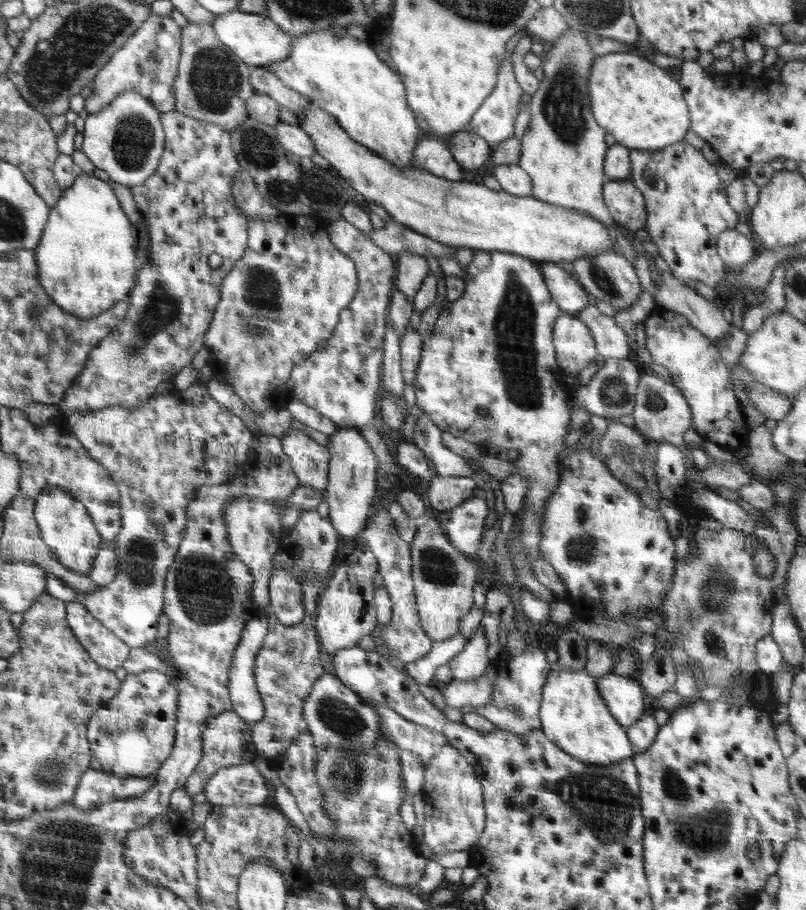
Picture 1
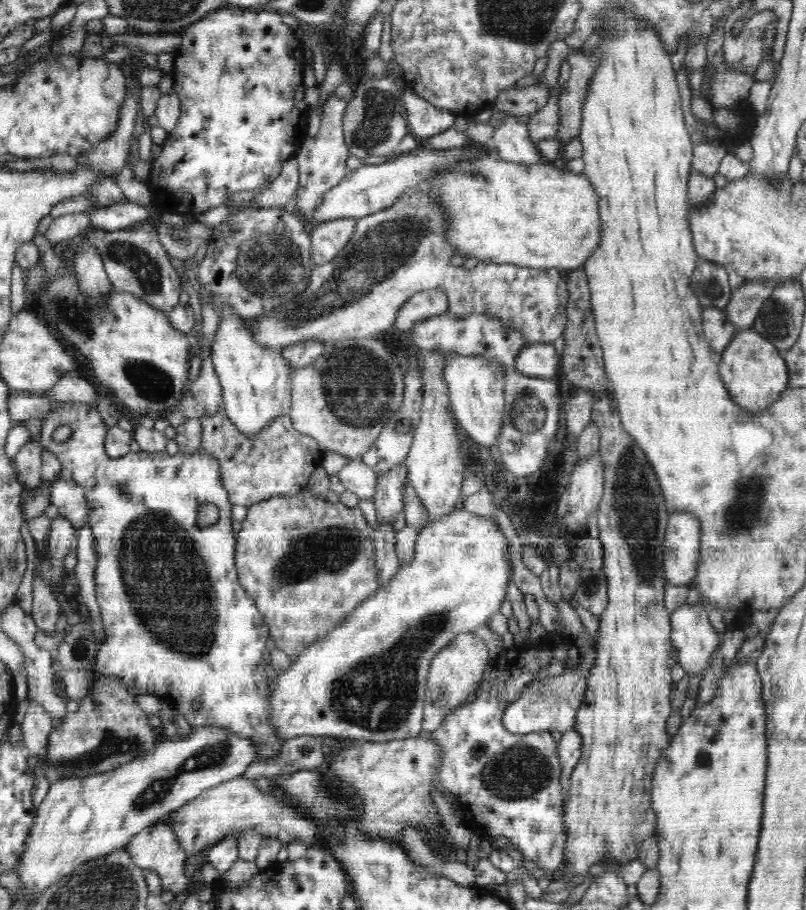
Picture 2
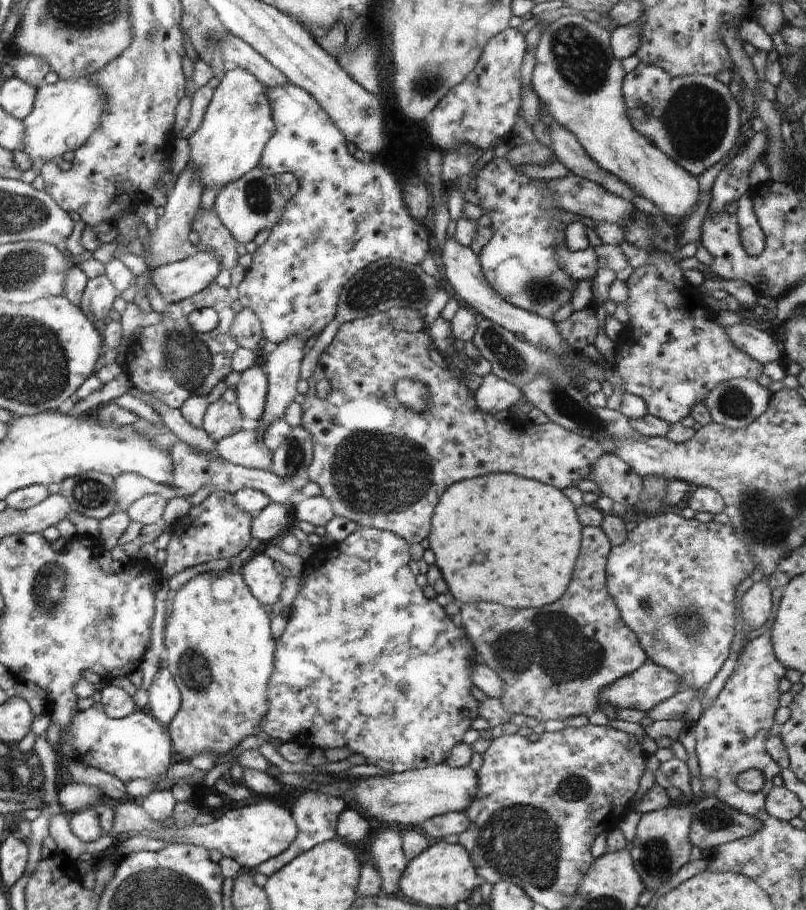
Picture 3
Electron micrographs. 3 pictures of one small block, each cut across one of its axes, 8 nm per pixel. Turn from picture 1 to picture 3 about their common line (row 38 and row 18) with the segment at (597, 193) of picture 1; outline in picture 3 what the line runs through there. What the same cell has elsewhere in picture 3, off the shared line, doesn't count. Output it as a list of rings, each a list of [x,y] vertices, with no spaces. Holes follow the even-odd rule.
[[[562,11],[561,16],[545,27],[534,52],[535,67],[530,83],[551,118],[576,137],[581,148],[584,148],[600,168],[617,176],[633,188],[638,196],[654,202],[669,221],[680,221],[684,216],[688,216],[696,208],[700,197],[698,179],[670,160],[669,156],[632,128],[621,89],[626,73],[622,69],[621,60],[612,52],[611,33],[606,27],[586,19],[582,13]]]

